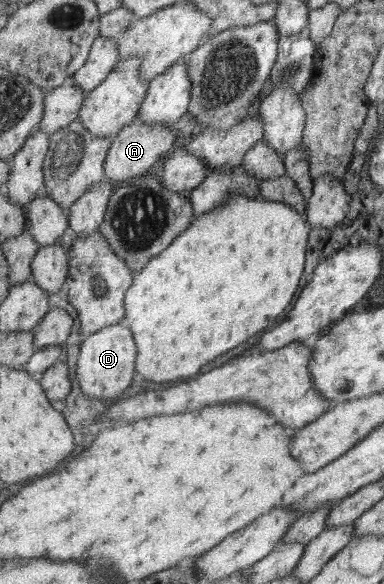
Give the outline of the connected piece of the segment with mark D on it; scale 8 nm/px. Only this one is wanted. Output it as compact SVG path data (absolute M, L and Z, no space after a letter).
M124 322L106 327L83 342L78 361L77 380L91 397L119 397L133 383L138 345L133 330Z

